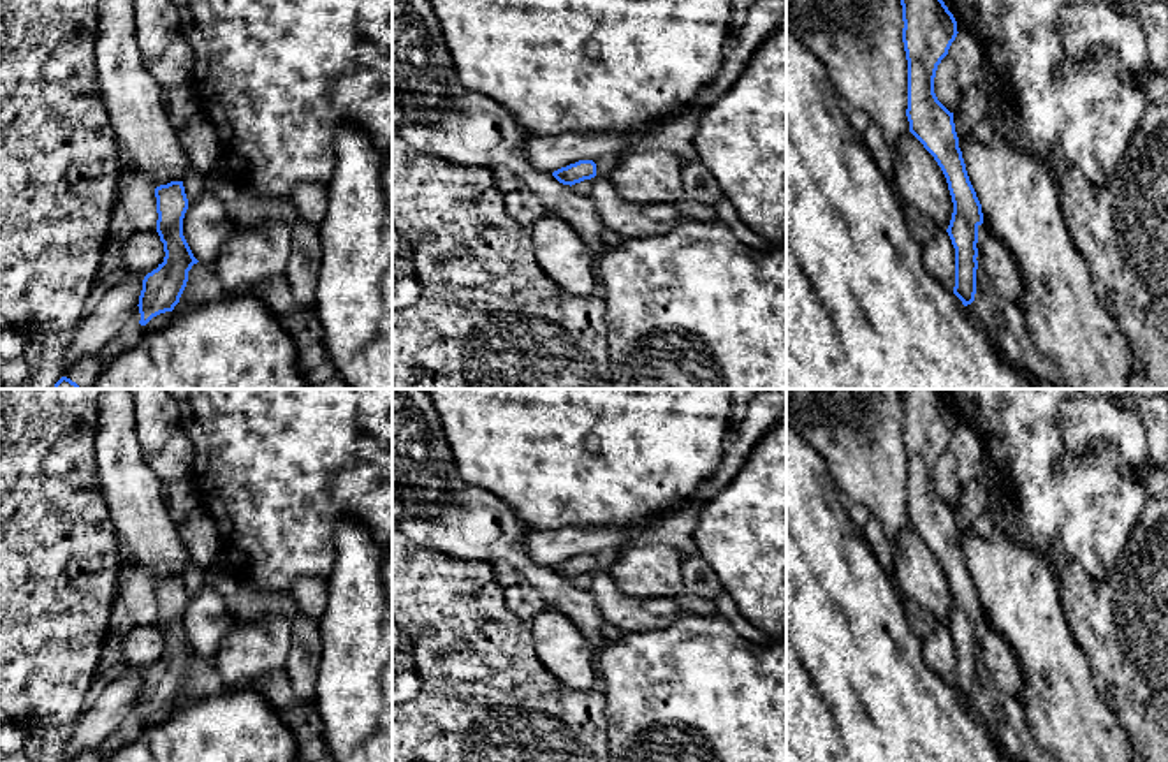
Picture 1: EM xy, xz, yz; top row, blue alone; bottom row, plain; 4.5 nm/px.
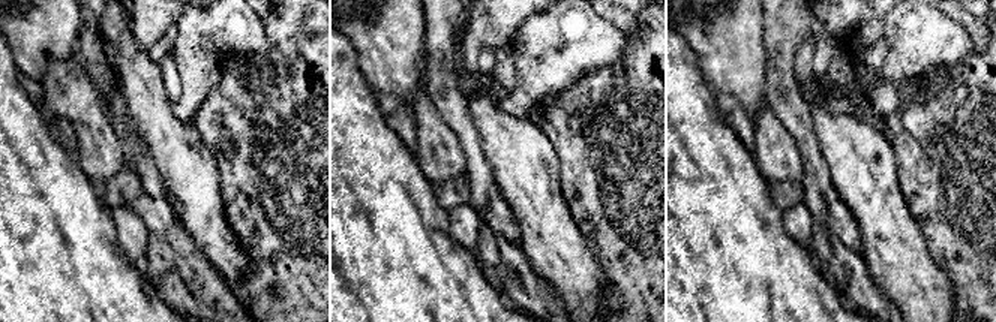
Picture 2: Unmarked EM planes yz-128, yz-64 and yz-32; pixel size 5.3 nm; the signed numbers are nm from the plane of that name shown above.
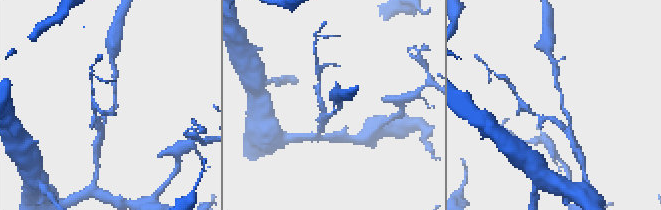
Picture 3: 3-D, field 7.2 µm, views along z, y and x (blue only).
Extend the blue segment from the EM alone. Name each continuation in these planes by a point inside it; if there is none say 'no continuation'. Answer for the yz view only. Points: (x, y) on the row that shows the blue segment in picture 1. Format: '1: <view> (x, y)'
no continuation

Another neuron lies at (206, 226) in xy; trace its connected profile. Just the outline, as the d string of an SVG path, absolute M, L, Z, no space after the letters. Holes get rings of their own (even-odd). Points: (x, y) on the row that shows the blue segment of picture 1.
M209 190L188 204L183 218L183 236L199 260L206 267L213 267L222 246L232 232L232 220L225 206Z

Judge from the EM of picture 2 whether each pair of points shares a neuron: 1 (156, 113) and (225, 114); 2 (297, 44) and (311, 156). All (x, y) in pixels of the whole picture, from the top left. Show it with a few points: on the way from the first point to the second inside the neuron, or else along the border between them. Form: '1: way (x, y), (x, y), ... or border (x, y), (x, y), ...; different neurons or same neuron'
1: border (191, 122), (200, 140), (212, 152); different neurons
2: way (303, 72), (305, 89), (311, 96), (311, 128); same neuron

